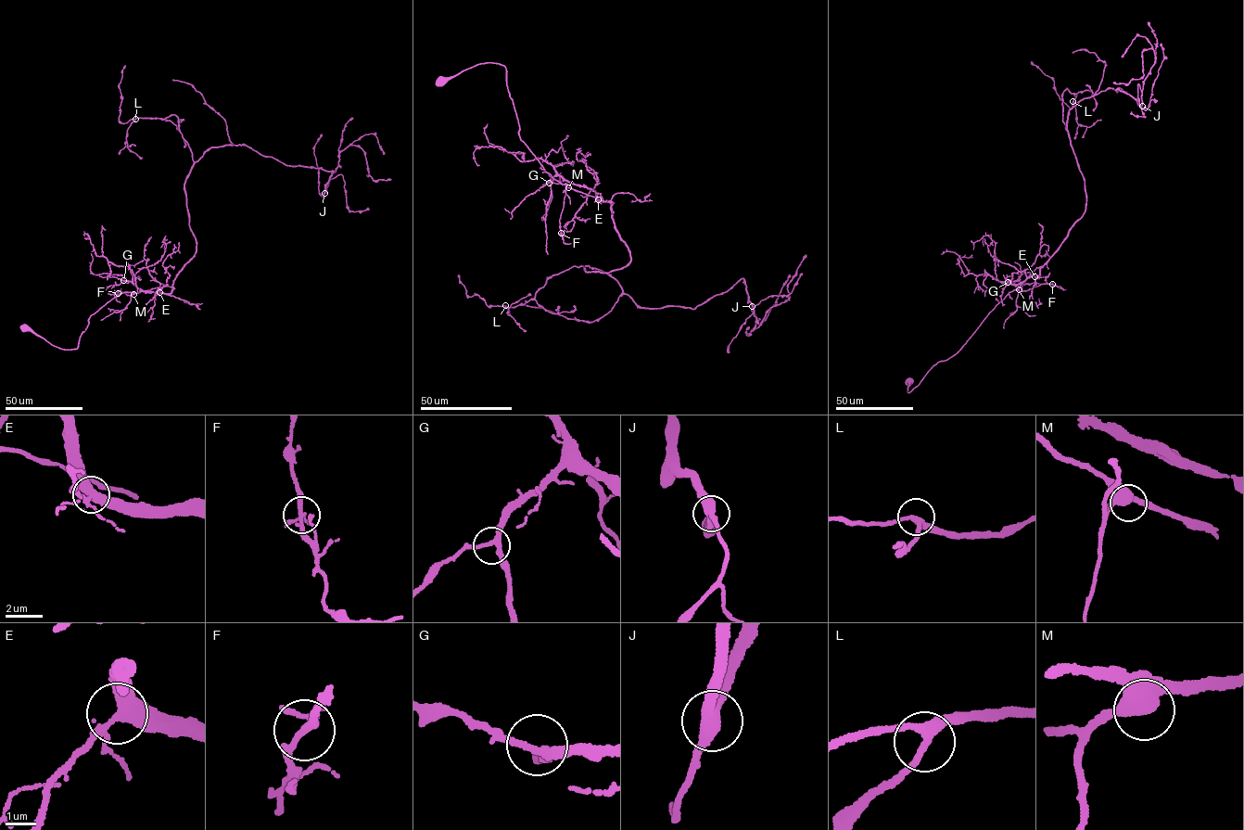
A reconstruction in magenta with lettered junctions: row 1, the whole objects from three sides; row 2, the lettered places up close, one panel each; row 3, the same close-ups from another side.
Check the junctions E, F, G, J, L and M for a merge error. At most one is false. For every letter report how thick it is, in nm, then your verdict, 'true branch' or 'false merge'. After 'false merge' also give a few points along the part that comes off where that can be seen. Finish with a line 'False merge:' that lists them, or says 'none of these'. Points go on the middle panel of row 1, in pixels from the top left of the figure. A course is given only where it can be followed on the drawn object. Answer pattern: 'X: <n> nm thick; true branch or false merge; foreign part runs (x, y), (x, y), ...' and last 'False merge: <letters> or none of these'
E: 360 nm thick; true branch
F: 190 nm thick; true branch
G: 240 nm thick; true branch
J: 440 nm thick; true branch
L: 280 nm thick; true branch
M: 420 nm thick; true branch
False merge: none of these

